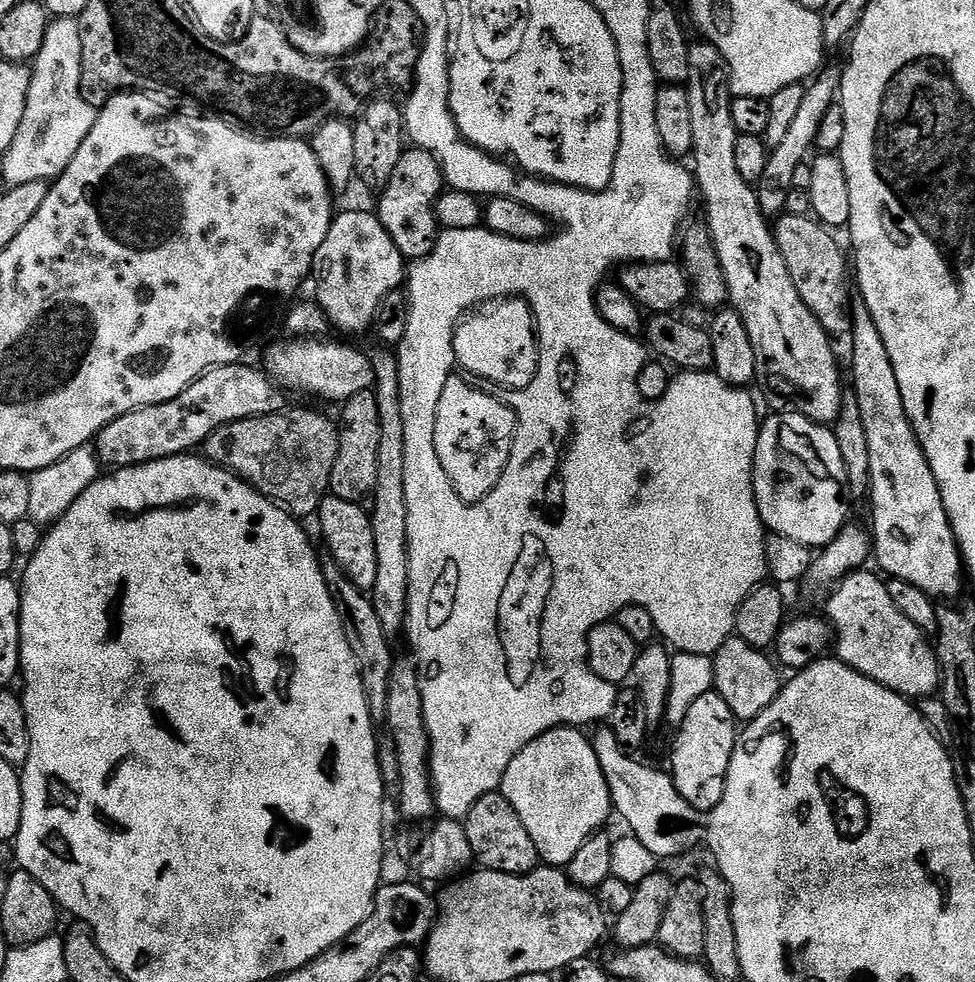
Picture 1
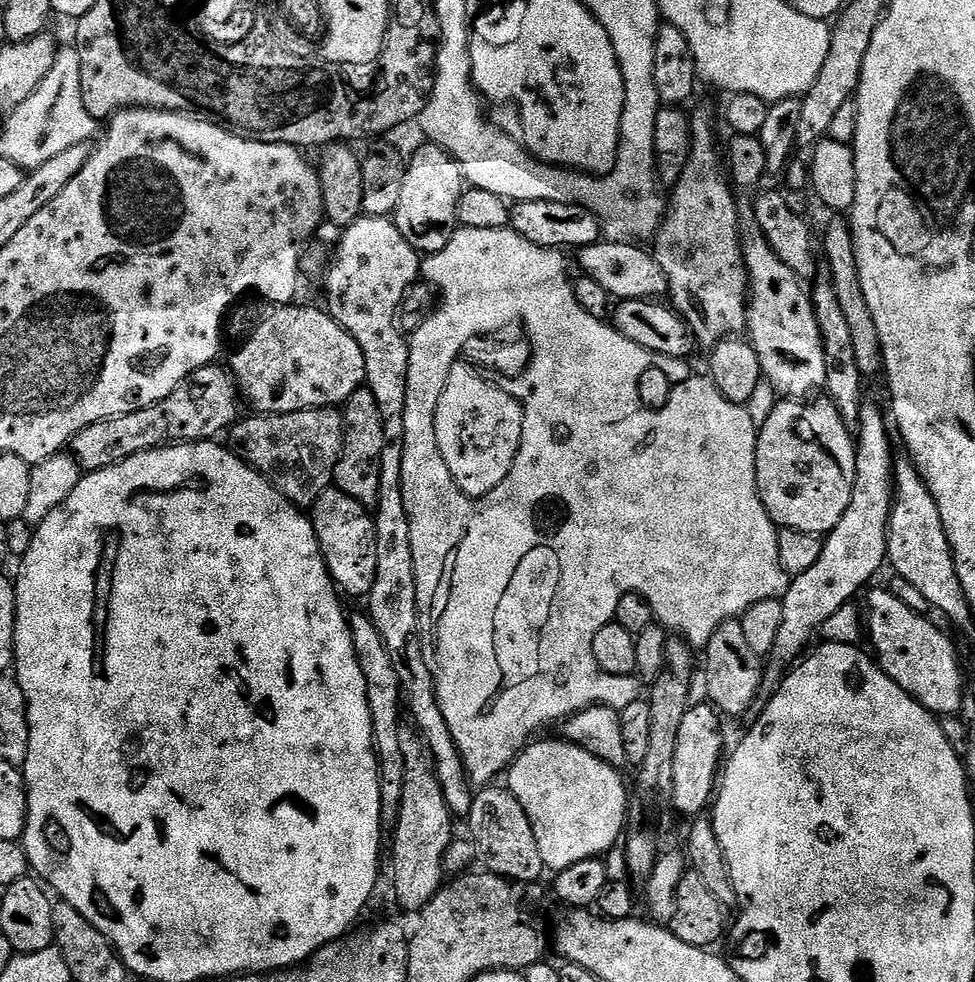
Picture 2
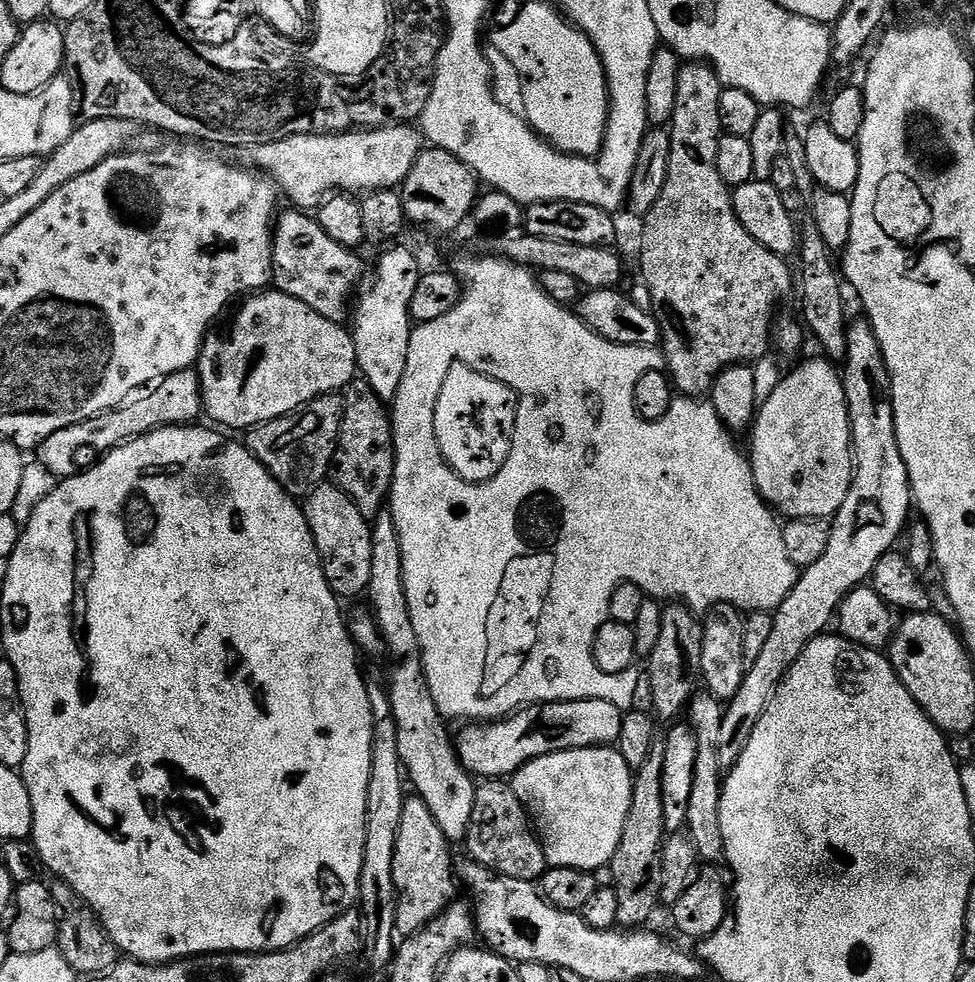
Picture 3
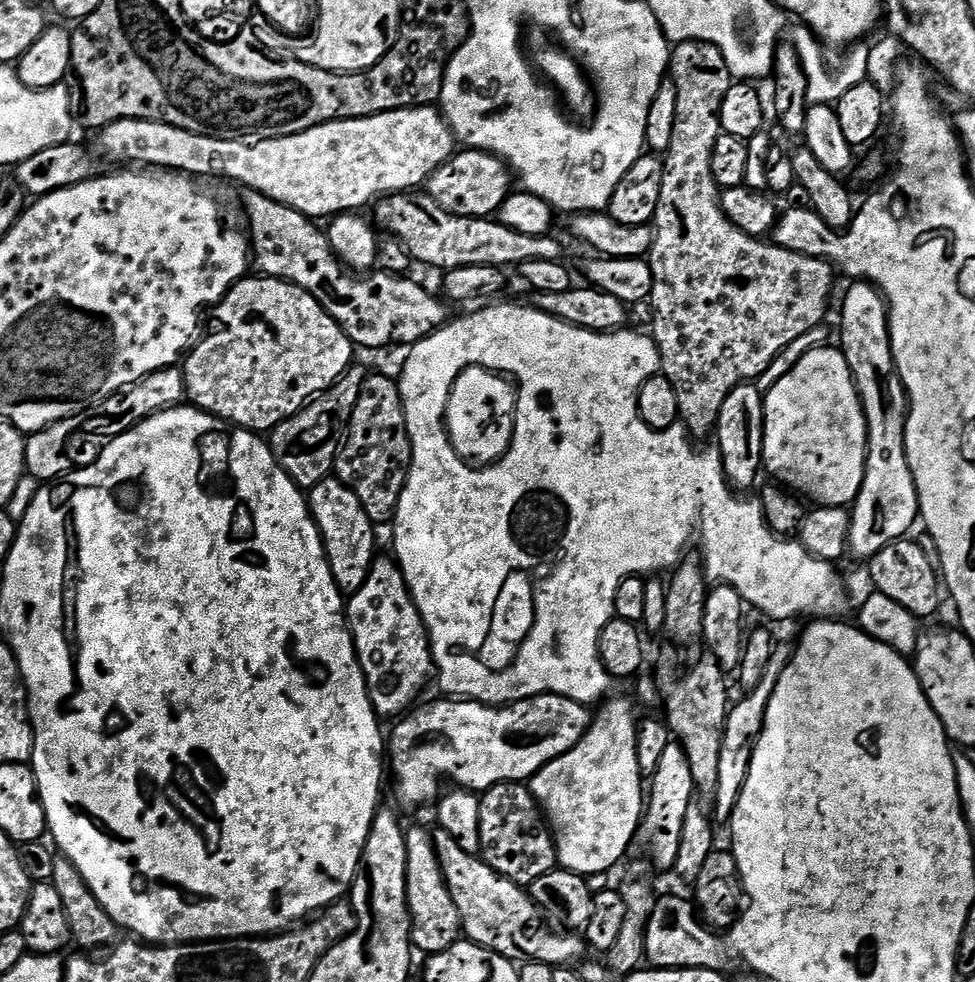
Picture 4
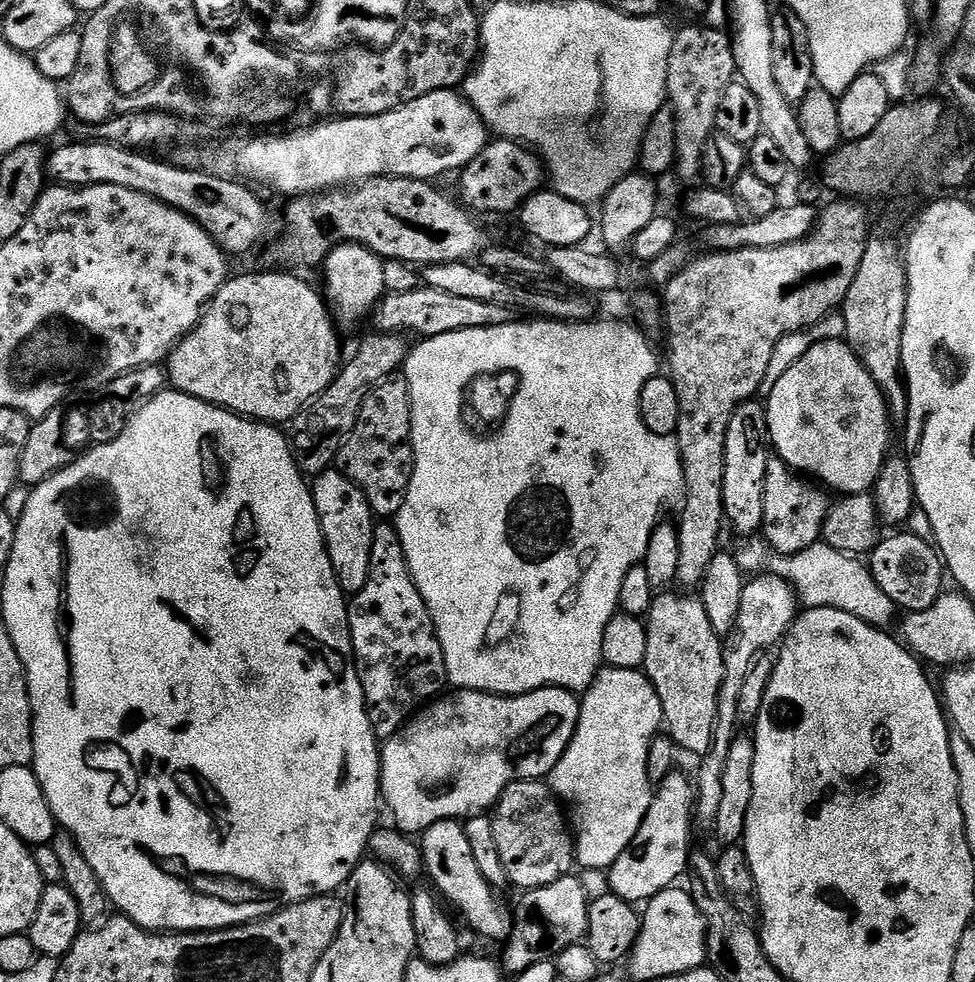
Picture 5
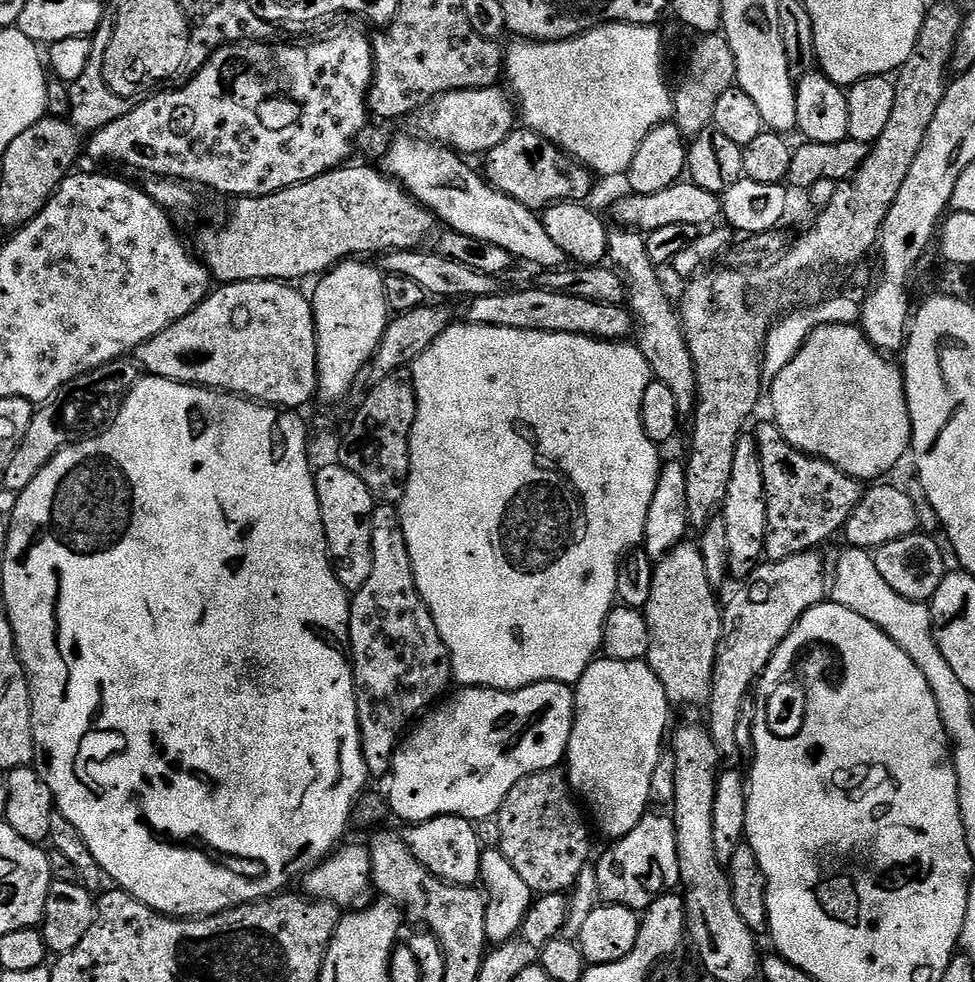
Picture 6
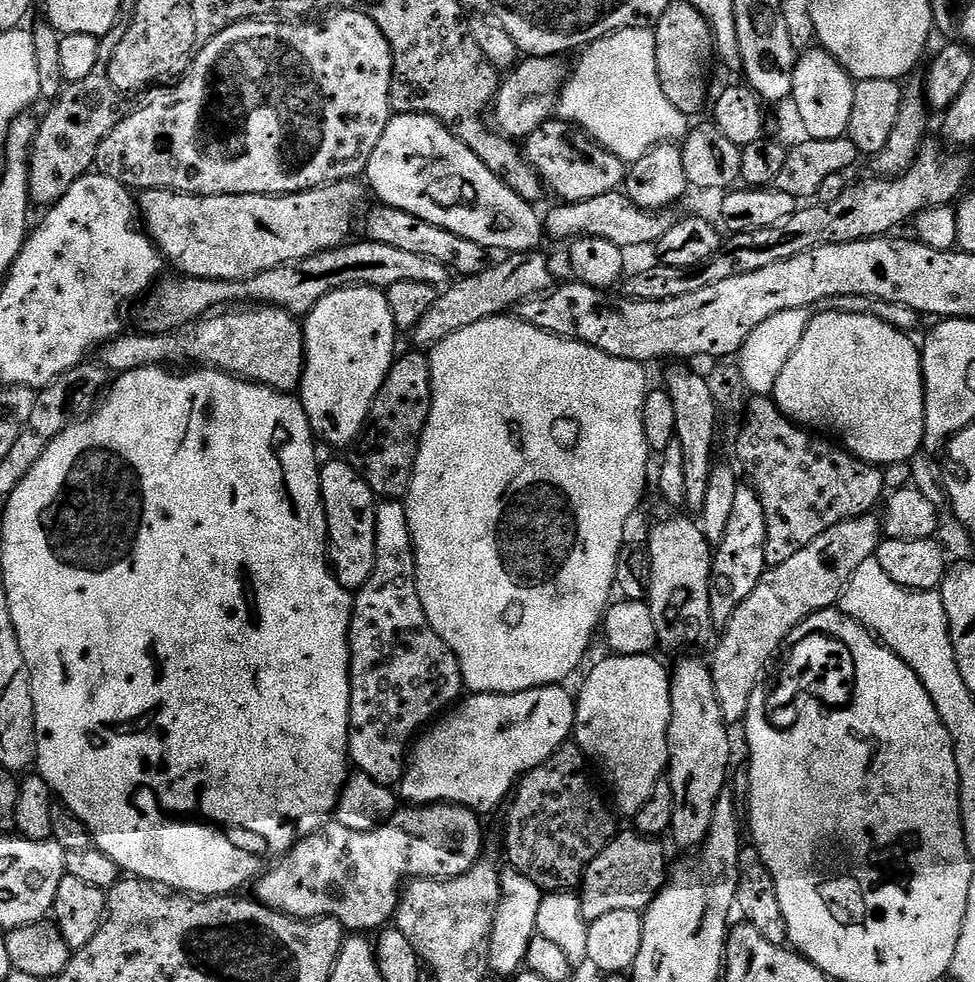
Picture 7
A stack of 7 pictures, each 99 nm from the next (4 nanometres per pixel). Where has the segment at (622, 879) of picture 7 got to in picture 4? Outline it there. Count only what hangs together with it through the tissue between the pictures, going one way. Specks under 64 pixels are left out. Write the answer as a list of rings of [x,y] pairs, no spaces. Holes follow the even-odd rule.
[[[669,742],[658,770],[650,780],[650,795],[646,800],[644,815],[640,818],[640,828],[636,832],[635,851],[649,856],[660,868],[675,869],[678,846],[682,842],[682,822],[686,822],[686,806],[690,806],[696,791],[694,774],[690,774],[690,762],[684,747],[679,742]]]

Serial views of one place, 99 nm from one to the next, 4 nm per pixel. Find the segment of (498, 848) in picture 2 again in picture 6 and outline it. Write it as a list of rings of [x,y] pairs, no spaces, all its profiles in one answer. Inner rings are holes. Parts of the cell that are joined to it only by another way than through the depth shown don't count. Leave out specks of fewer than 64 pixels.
[[[560,766],[522,778],[522,782],[506,794],[498,813],[498,847],[506,858],[510,858],[510,866],[514,866],[514,871],[526,881],[533,894],[567,893],[575,889],[578,878],[589,867],[593,829],[586,816],[584,821],[579,807],[567,771]]]

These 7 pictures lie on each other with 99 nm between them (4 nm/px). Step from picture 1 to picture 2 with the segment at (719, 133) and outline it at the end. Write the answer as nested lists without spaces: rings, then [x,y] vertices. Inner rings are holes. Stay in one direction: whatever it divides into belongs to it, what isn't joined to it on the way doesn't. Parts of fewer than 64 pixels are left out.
[[[752,226],[742,236],[744,246],[744,265],[748,268],[748,327],[747,339],[758,354],[758,362],[763,379],[777,392],[777,397],[803,401],[821,391],[826,382],[826,354],[822,334],[818,330],[816,315],[812,309],[812,298],[807,287],[803,288],[801,277],[789,264],[782,262],[778,254],[766,242],[760,229]]]

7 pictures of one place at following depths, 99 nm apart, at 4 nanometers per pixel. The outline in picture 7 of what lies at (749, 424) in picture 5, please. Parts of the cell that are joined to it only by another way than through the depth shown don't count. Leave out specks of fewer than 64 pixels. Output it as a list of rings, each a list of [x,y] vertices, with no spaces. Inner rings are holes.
[[[741,486],[734,494],[734,510],[730,513],[730,523],[726,525],[726,538],[715,545],[712,557],[712,577],[710,578],[710,610],[712,623],[722,626],[730,622],[730,614],[750,598],[754,586],[766,571],[764,547],[766,546],[766,514],[758,494],[751,486]]]

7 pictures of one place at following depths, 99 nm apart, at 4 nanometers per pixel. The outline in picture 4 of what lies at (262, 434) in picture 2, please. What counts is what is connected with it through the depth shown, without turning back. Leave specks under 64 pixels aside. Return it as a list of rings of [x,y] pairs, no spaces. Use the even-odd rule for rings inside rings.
[[[353,366],[315,400],[304,405],[296,416],[283,420],[270,433],[272,452],[278,462],[290,474],[290,478],[301,490],[311,490],[318,482],[329,479],[336,467],[336,457],[348,434],[348,423],[352,417],[354,406],[358,402],[358,394],[362,390],[366,372],[359,366]]]

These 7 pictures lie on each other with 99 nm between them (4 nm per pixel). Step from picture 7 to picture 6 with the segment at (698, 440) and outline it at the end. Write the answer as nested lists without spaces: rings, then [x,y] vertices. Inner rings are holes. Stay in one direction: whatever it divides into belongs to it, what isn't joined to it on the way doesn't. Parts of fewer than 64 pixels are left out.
[[[612,230],[608,233],[608,260],[622,273],[628,286],[627,307],[635,327],[640,332],[638,347],[646,362],[652,367],[655,380],[662,382],[674,393],[681,417],[688,418],[696,411],[696,371],[694,358],[688,349],[680,313],[674,300],[668,297],[660,281],[657,265],[648,253],[647,239],[635,230]]]

